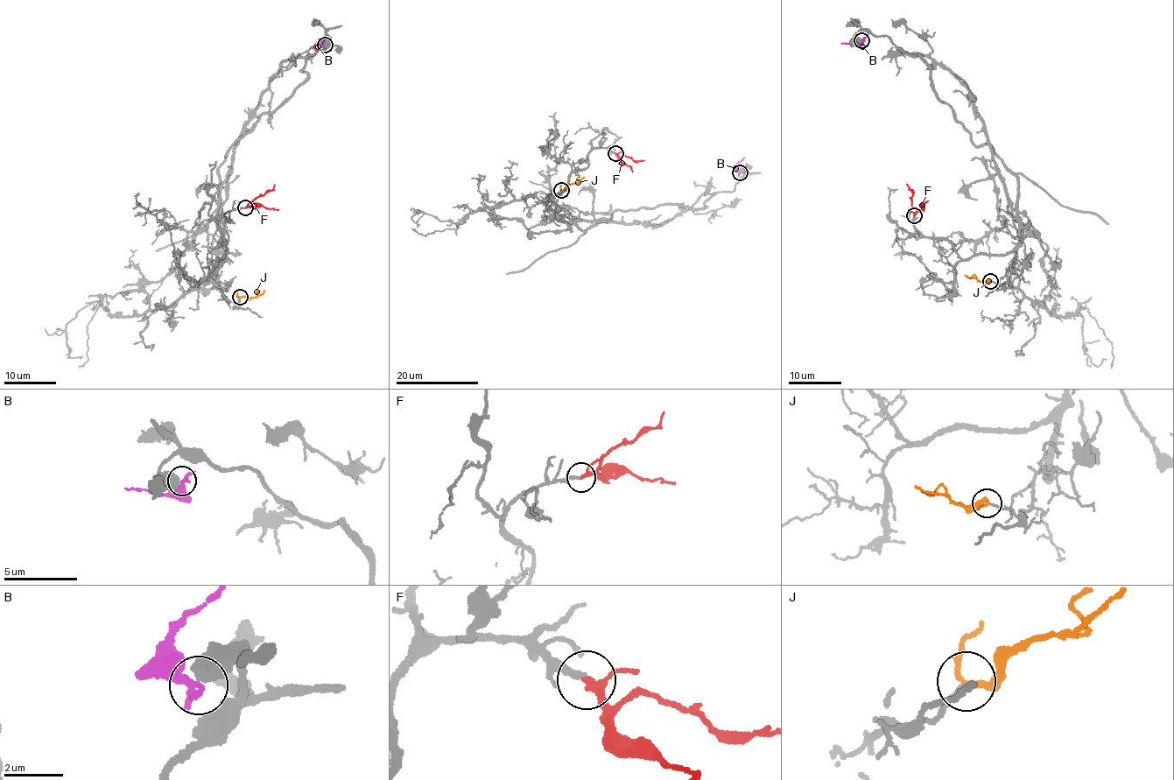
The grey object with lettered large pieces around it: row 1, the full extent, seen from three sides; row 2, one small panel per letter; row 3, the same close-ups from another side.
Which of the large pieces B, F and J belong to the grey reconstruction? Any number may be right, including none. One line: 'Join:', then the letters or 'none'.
Join: F, J

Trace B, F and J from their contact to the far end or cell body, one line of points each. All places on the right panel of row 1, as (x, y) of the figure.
B: (861, 40), (856, 45), (840, 42)
F: (914, 215), (912, 192), (906, 184)
J: (991, 281), (983, 283), (964, 275)

